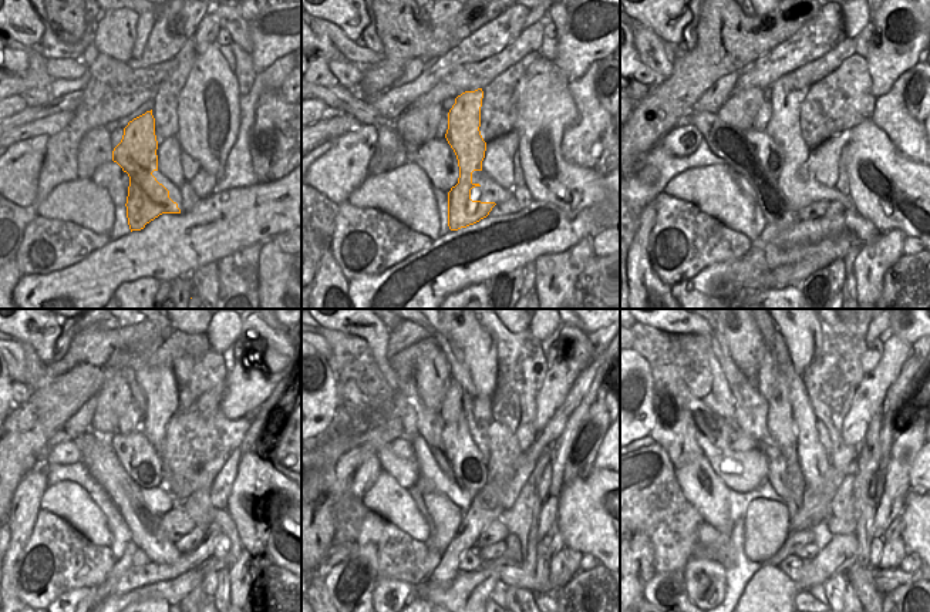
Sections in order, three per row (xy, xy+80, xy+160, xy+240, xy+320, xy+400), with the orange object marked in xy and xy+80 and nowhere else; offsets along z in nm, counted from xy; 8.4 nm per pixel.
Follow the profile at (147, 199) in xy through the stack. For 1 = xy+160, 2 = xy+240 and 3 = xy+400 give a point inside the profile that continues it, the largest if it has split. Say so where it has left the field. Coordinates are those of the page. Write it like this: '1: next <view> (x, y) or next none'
1: next xy+160 (787, 93)
2: next xy+240 (158, 382)
3: next xy+400 (804, 339)

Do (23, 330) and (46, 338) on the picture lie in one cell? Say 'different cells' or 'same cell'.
same cell

